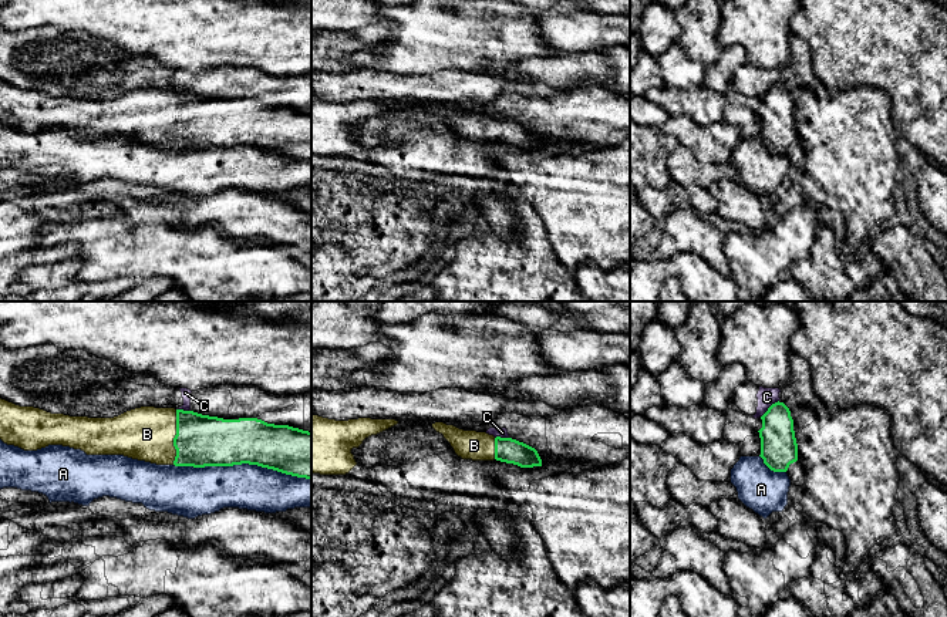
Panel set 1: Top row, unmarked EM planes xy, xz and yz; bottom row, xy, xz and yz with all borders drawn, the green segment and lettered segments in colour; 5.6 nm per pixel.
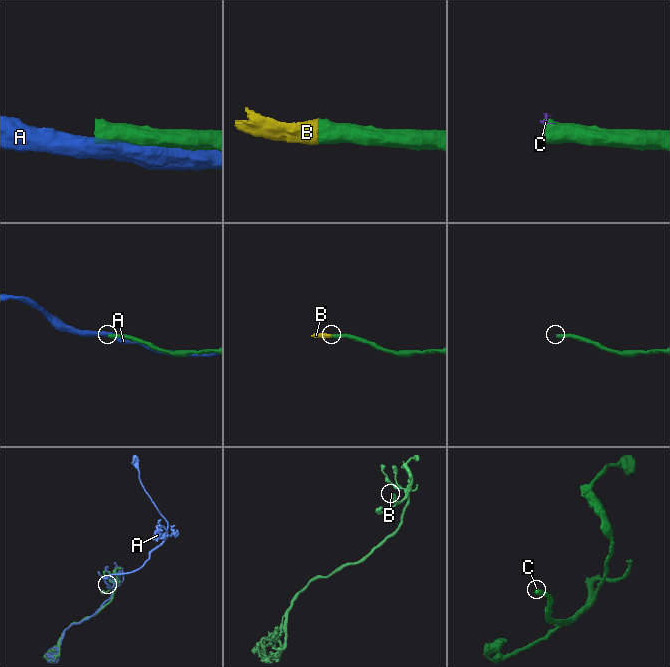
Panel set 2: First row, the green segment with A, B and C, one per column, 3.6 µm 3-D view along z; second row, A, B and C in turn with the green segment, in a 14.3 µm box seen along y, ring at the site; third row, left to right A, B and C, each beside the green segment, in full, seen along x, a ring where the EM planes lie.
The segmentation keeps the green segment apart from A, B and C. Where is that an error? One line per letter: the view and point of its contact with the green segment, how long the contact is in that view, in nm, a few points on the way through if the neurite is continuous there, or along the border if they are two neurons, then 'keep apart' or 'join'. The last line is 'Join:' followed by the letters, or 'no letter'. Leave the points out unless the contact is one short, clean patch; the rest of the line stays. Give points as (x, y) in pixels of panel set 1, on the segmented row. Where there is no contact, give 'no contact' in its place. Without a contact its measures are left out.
A: contact xy (242, 462); length 800 nm; keep apart
B: contact xy (175, 437); length 320 nm; join
C: contact yz (768, 408); length 140 nm; border yz (778, 400), (761, 417); keep apart
Join: B

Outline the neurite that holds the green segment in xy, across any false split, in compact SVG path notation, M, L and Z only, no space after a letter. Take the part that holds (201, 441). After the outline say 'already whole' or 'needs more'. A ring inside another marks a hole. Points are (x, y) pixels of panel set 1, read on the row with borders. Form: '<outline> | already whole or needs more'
M0 398L0 439L24 451L63 445L156 465L249 463L311 479L311 432L257 418L223 419L155 407L114 418L70 417Z | needs more

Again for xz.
M444 422L432 424L451 444L455 454L462 459L501 461L520 468L542 466L537 451L512 438L493 436L486 432L464 431Z | needs more

